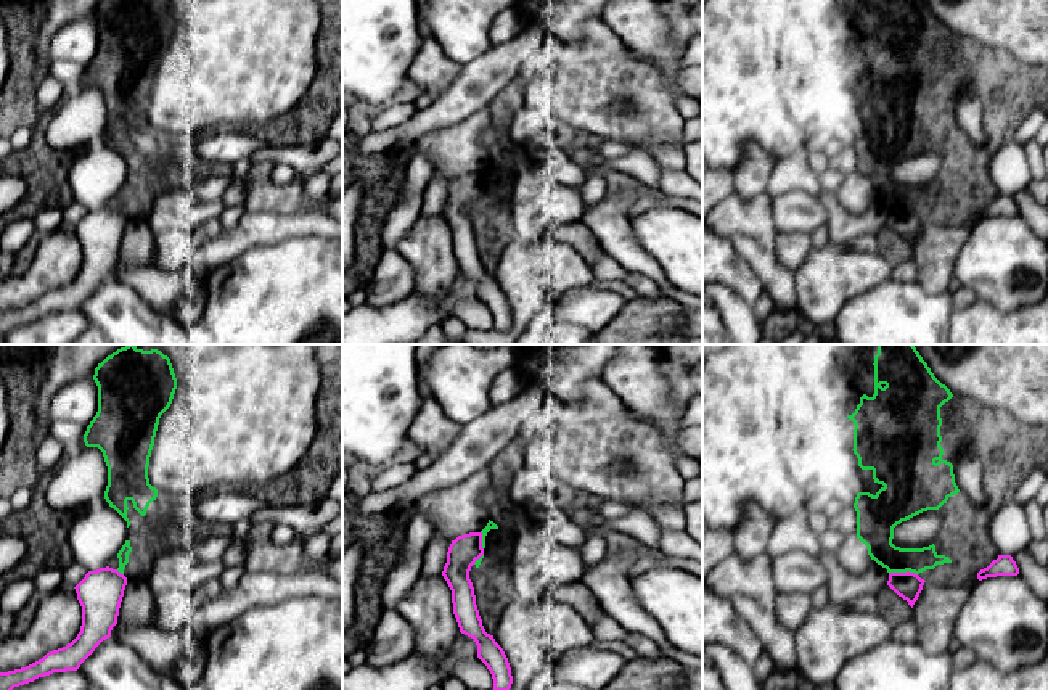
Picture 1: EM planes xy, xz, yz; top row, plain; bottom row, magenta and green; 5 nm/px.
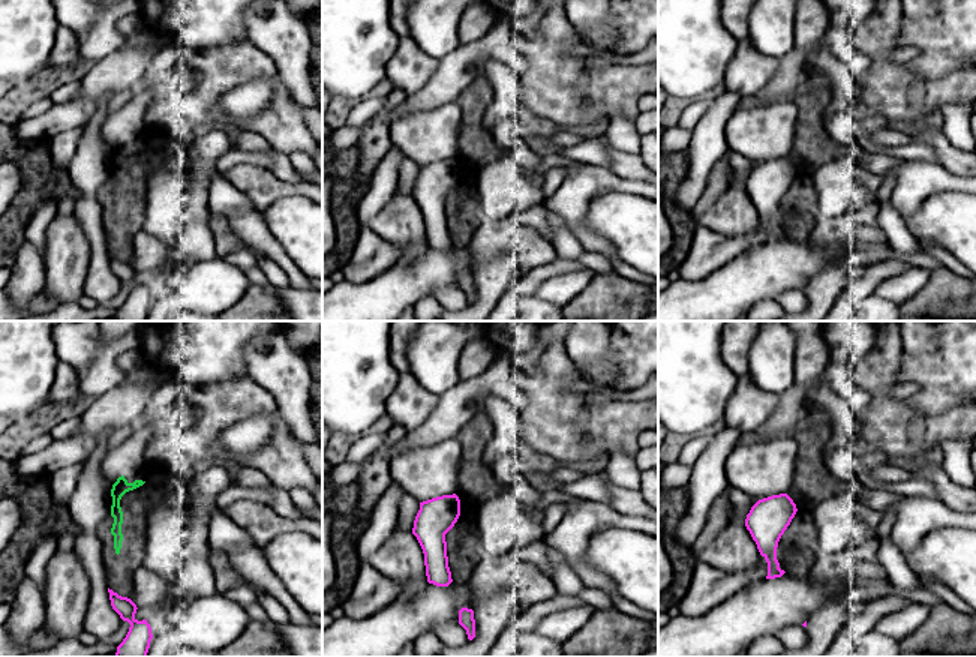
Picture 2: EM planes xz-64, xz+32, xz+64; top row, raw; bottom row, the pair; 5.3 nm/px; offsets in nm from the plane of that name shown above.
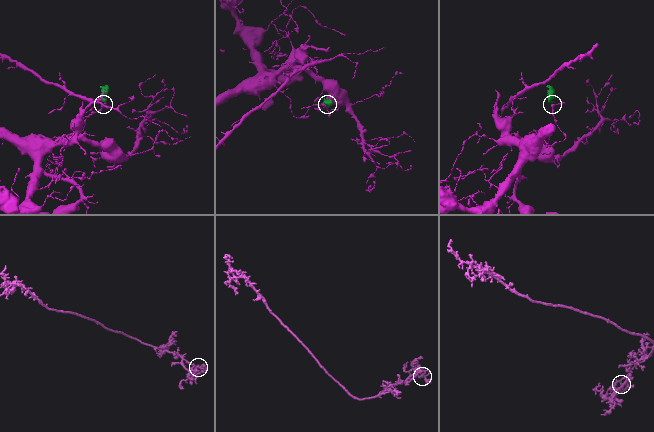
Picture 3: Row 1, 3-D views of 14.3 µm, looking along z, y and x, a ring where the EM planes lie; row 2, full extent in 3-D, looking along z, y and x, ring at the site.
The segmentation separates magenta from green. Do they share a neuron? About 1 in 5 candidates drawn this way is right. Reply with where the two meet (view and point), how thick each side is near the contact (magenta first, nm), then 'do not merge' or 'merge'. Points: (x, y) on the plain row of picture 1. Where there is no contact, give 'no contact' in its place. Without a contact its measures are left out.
meets magenta in yz at (902, 213); 140 nm thick on the magenta side, 180 nm on the other; do not merge

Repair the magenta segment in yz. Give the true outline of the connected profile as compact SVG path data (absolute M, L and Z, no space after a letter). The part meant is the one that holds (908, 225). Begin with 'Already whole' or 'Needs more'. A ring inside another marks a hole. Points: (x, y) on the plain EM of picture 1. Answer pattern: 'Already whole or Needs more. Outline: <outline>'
Already whole. Outline: M890 212L887 225L903 240L908 241L908 244L913 248L915 241L918 240L924 219L921 219L915 212Z

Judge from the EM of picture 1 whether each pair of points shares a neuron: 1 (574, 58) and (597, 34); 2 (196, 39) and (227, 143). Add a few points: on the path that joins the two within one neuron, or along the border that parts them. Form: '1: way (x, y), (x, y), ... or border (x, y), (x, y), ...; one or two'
1: way (581, 52), (592, 41); one
2: border (254, 127), (216, 127), (201, 135); two

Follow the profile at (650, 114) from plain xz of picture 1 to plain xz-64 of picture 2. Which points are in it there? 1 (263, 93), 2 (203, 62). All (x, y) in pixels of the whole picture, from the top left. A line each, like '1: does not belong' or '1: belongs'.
1: does not belong
2: belongs

